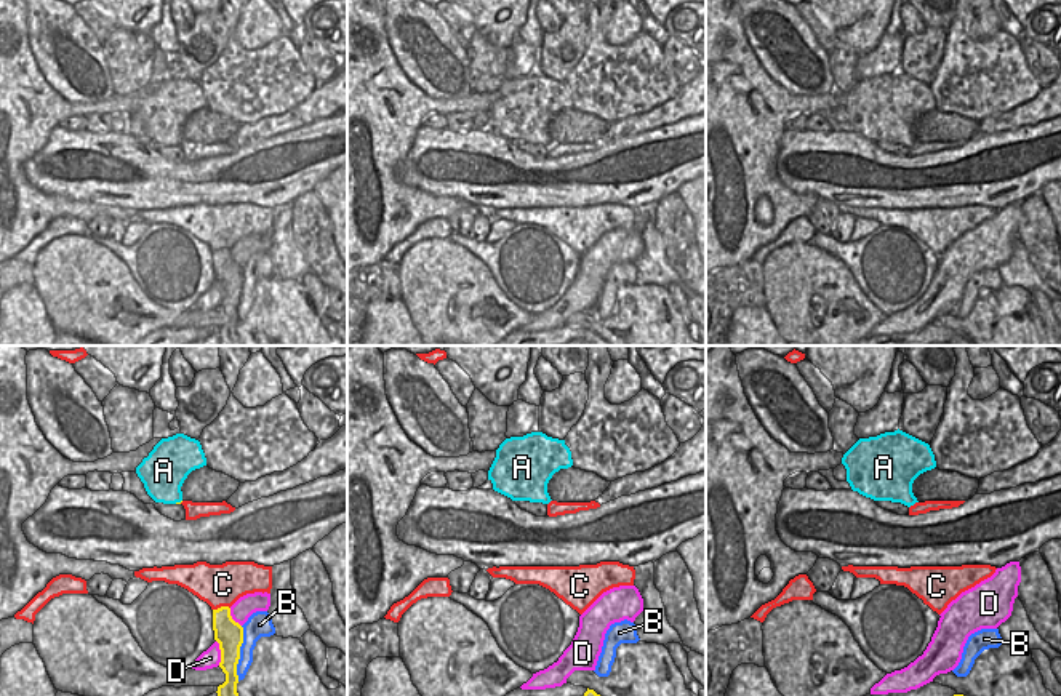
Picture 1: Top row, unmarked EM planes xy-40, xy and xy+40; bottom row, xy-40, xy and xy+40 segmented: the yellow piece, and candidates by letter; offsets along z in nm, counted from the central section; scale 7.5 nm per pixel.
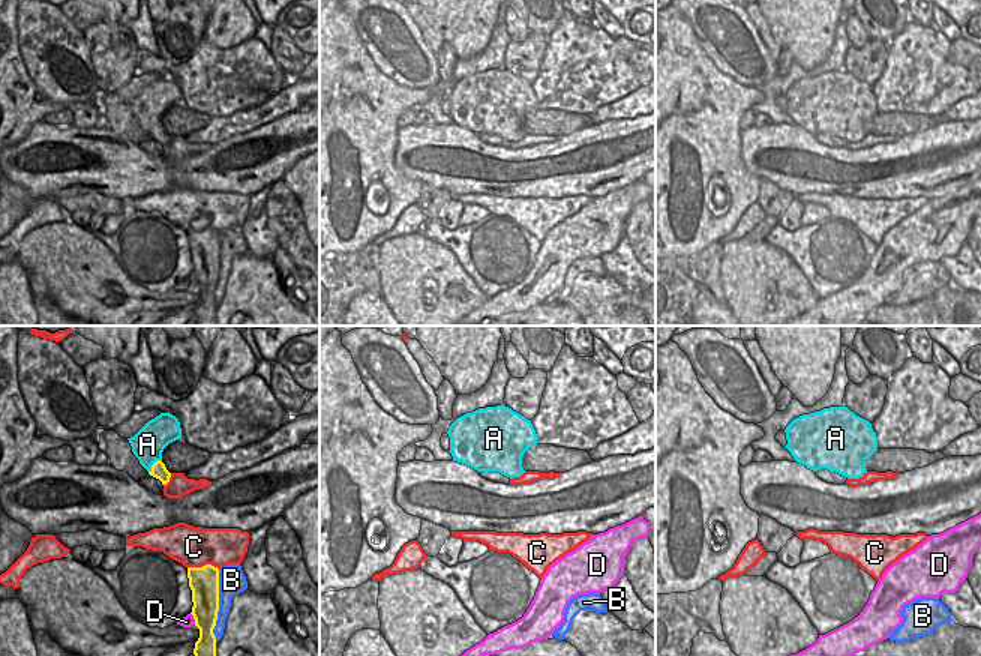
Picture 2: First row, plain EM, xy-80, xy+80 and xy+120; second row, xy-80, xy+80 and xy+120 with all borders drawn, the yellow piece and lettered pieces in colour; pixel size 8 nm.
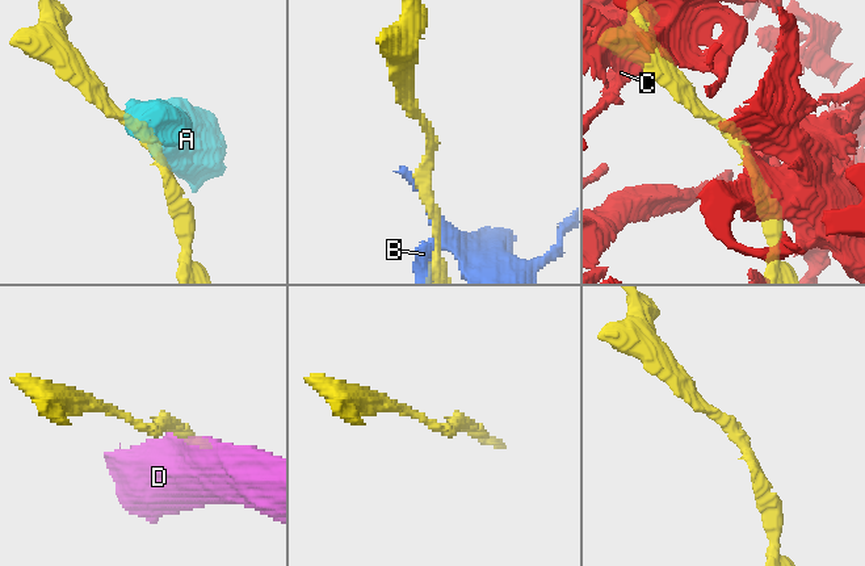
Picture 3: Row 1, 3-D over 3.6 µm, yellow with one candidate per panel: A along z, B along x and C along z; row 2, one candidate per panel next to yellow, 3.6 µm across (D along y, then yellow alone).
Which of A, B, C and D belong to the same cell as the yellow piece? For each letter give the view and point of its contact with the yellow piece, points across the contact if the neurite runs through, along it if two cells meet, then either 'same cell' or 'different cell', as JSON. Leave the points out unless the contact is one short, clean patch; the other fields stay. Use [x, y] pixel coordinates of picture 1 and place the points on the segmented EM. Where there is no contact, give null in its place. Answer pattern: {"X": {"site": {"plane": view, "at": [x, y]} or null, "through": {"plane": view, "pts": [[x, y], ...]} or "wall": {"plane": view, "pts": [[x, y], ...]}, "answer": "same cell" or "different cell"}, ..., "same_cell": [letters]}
{"A": {"site": {"plane": "xy-40", "at": [178, 503]}, "wall": {"plane": "xy-40", "pts": [[181, 500], [175, 503]]}, "answer": "different cell"}, "B": {"site": {"plane": "xy-40", "at": [239, 653]}, "answer": "different cell"}, "C": {"site": {"plane": "xy-40", "at": [221, 607]}, "answer": "different cell"}, "D": {"site": {"plane": "xy-40", "at": [221, 653]}, "answer": "different cell"}, "same_cell": []}

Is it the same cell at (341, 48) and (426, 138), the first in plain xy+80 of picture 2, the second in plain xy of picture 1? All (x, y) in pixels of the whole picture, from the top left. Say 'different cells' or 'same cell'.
different cells

